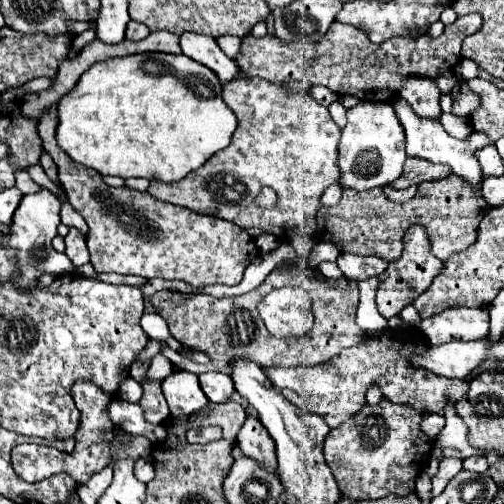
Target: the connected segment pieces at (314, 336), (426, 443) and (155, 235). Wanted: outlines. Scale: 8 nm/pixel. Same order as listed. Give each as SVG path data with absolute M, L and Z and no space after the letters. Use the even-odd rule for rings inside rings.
M309 267L302 271L296 268L277 268L257 289L253 289L245 295L239 295L239 297L215 299L211 295L185 295L185 293L177 293L177 291L159 291L159 293L151 295L149 301L157 309L157 315L161 315L167 321L171 335L179 343L183 343L183 347L201 351L201 353L209 355L213 361L221 361L225 365L233 363L237 357L257 361L257 365L261 365L261 367L319 365L319 363L335 357L341 349L353 347L353 345L365 341L365 337L369 337L369 333L359 329L355 323L355 313L357 313L357 305L359 305L357 281L347 279L347 277L341 277L341 281L331 281L331 279L325 279L317 269ZM281 287L305 289L305 293L309 295L311 313L313 313L311 335L273 337L265 329L265 325L257 313L257 303L261 301L261 297L265 297L271 291L277 291Z
M383 397L381 403L363 405L349 421L329 431L323 453L337 485L343 489L341 495L359 501L381 499L389 493L415 493L413 485L419 473L419 459L429 455L433 447L433 441L419 427L423 415L425 413L413 409L413 405L393 405ZM355 453L359 453L359 457L355 457Z
M57 103L51 105L37 123L43 151L51 155L59 173L57 179L67 193L69 203L87 221L87 249L93 269L101 273L123 273L139 277L179 279L193 287L223 283L237 285L245 267L259 255L259 249L241 227L209 215L191 213L189 209L153 201L147 191L131 191L127 187L109 187L95 169L77 165L55 139Z

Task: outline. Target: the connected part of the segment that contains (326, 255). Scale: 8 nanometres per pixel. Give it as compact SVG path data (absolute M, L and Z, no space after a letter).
M319 241L319 243L313 247L307 263L309 263L311 267L315 267L315 265L319 265L321 261L337 261L337 257L339 257L339 249L337 249L337 245L333 245L333 241Z

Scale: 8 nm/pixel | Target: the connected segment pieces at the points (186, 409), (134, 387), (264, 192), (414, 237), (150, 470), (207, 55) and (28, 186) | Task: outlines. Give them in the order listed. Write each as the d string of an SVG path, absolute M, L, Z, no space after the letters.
M175 371L163 381L163 395L171 409L171 417L187 417L199 413L209 405L209 399L199 387L197 375L189 371Z
M127 377L125 381L121 381L121 385L119 385L119 397L121 399L125 399L129 403L139 403L141 395L143 395L143 389L135 379Z
M265 187L265 189L261 189L261 193L257 195L255 201L257 201L257 205L261 205L261 207L273 207L275 201L277 201L277 195L275 195L273 189Z
M421 225L411 227L407 231L407 235L405 235L405 251L403 251L401 259L389 263L389 269L379 275L379 289L377 289L377 297L375 297L379 313L385 319L391 319L391 317L399 315L399 311L403 307L411 305L415 301L415 297L421 295L429 287L429 283L433 281L433 277L441 271L441 265L443 265L441 259L437 259L431 253L425 229Z
M137 459L137 465L135 465L135 475L139 481L143 483L149 483L153 477L155 477L155 467L151 463L151 459Z
M183 33L181 35L181 49L183 49L183 55L209 67L217 75L221 85L233 81L239 75L237 63L233 59L229 59L219 49L219 45L213 37L199 35L199 33Z
M17 171L17 189L21 193L37 193L39 185L33 183L33 179L29 177L27 171Z

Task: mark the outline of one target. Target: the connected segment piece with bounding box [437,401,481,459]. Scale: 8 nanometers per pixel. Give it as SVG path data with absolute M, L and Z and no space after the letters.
M449 401L443 409L445 415L445 427L437 435L437 445L441 449L443 457L459 457L467 459L473 455L481 455L481 449L473 449L467 439L468 429L460 417L457 417L455 401Z

